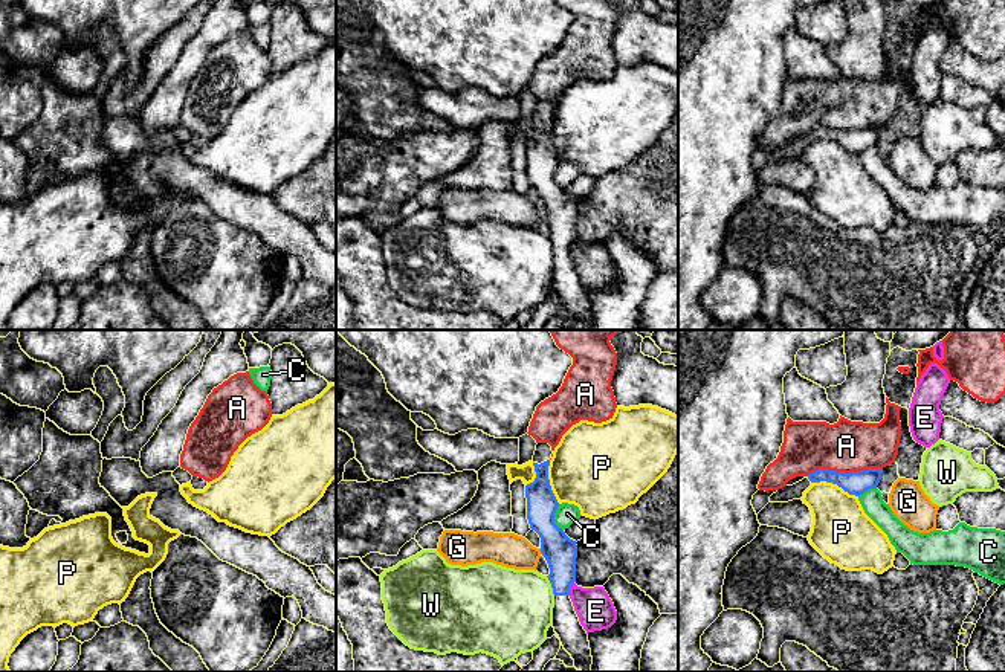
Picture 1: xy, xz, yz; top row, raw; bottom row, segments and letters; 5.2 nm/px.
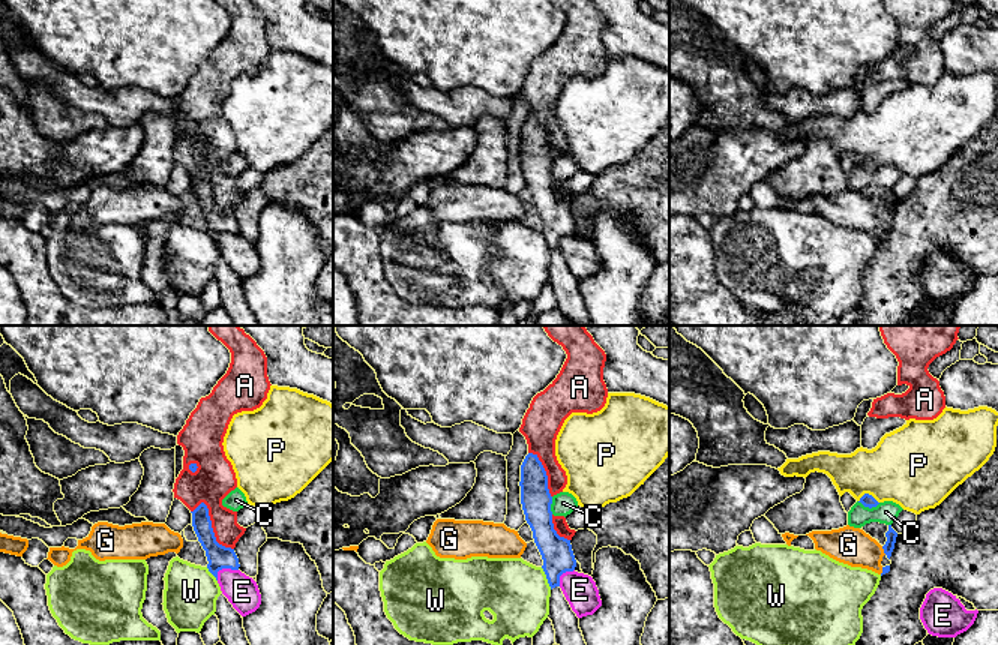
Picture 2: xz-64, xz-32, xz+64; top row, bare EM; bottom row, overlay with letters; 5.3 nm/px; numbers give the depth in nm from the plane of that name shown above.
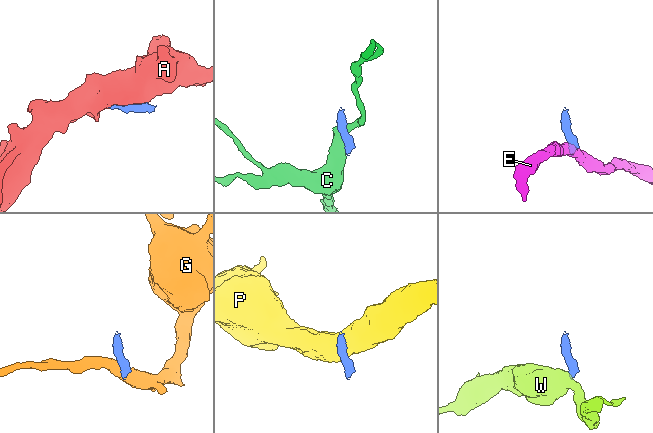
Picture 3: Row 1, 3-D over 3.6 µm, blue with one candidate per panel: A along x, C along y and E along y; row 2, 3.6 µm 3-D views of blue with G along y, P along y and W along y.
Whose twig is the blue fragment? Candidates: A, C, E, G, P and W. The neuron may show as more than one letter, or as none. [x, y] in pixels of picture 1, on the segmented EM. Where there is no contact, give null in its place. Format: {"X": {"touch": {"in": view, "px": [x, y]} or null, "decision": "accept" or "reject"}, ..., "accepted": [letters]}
{"A": {"touch": {"in": "yz", "px": [843, 472]}, "decision": "reject"}, "C": {"touch": {"in": "xz", "px": [553, 518]}, "decision": "reject"}, "E": {"touch": {"in": "xz", "px": [570, 587]}, "decision": "reject"}, "G": {"touch": {"in": "xz", "px": [541, 552]}, "decision": "reject"}, "P": {"touch": {"in": "yz", "px": [834, 483]}, "decision": "reject"}, "W": {"touch": {"in": "xz", "px": [552, 585]}, "decision": "reject"}, "accepted": []}

